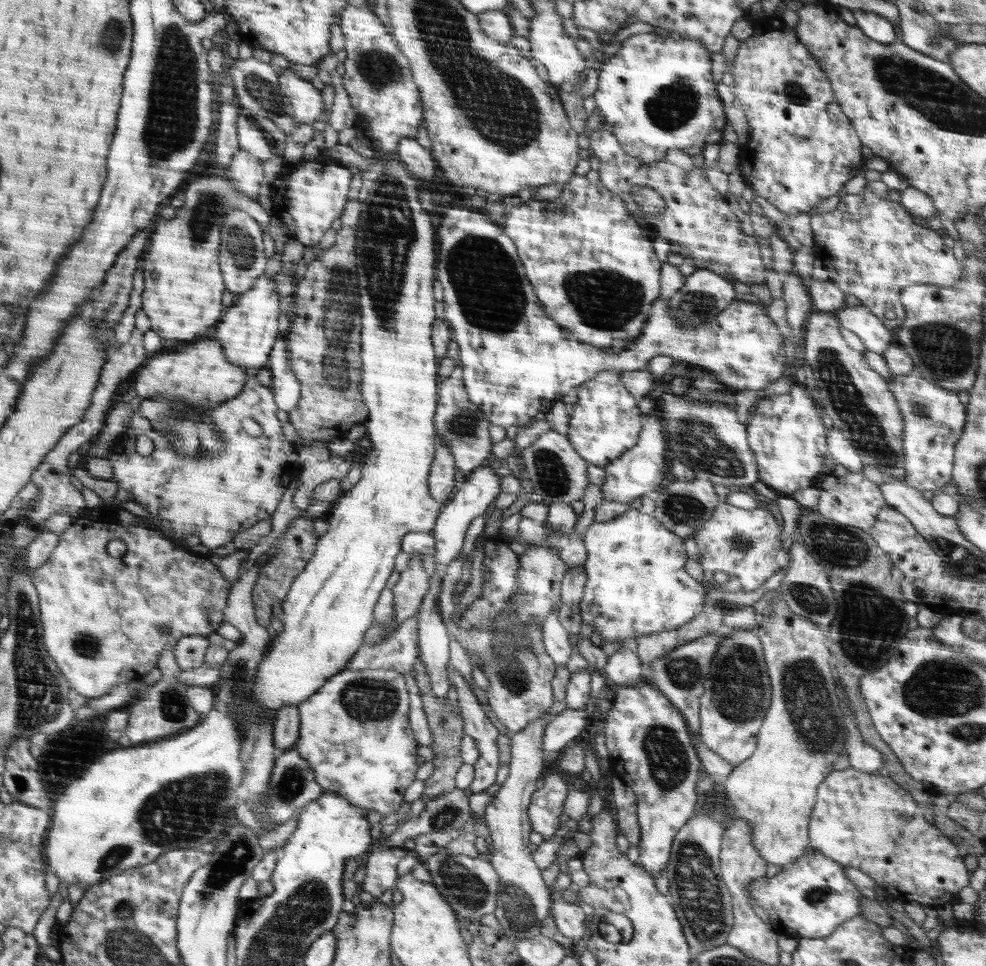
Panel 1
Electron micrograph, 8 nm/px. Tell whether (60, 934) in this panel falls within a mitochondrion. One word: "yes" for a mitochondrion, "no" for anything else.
no

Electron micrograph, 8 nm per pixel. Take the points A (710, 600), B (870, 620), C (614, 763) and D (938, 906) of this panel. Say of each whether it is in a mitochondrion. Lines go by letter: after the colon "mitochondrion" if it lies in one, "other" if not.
A: other
B: mitochondrion
C: other
D: other

